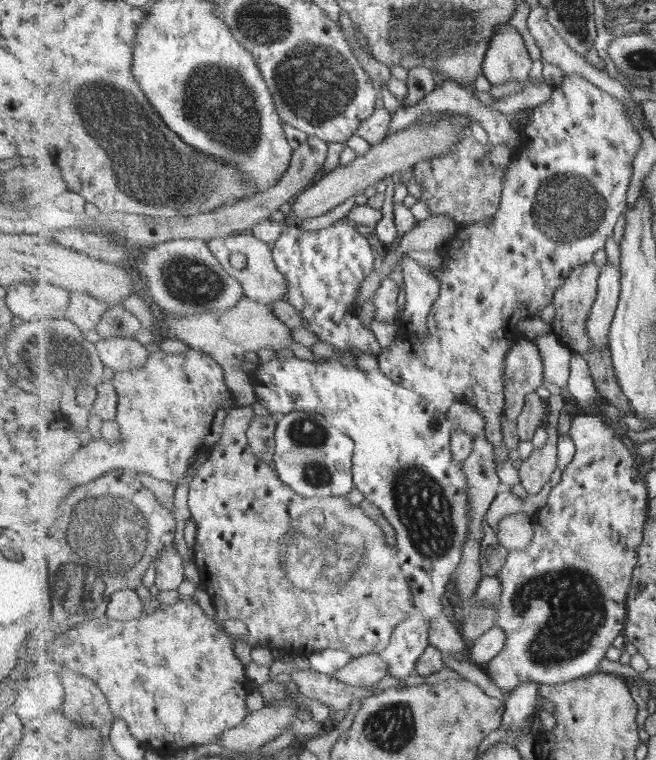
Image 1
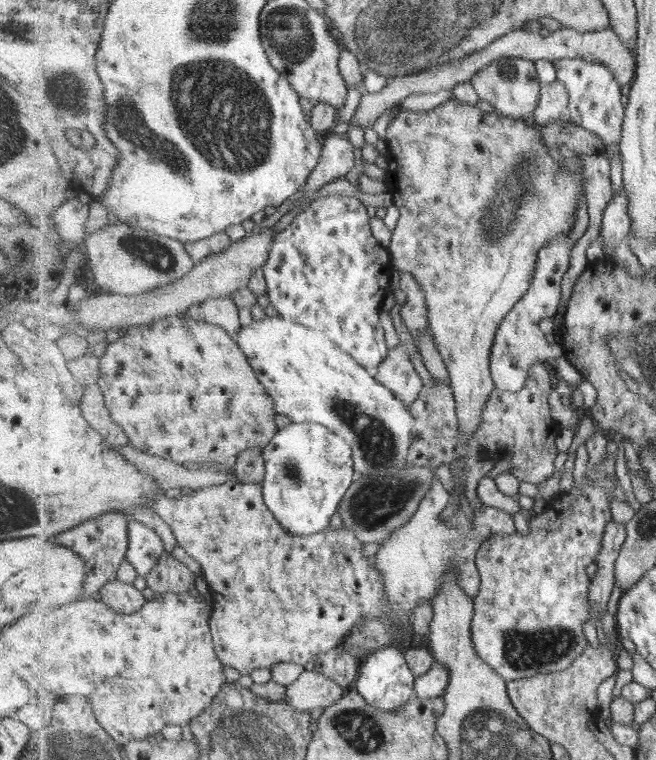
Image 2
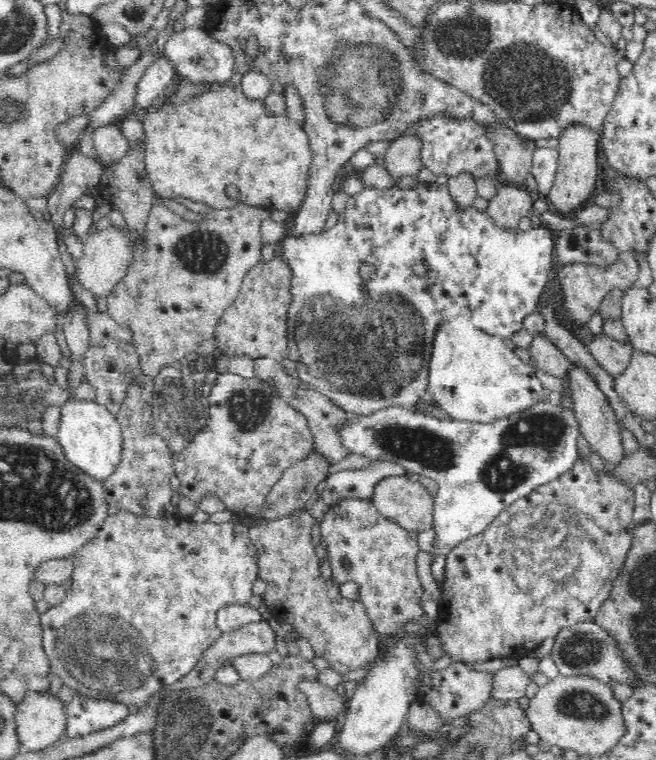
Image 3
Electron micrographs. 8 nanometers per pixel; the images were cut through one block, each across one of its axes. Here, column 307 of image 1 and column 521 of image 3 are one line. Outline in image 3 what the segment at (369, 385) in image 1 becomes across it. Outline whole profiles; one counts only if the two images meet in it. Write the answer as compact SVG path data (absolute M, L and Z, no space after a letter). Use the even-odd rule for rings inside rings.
M466 316L444 320L433 331L427 375L428 393L449 419L492 423L531 408L544 398L533 363L523 362L498 335L476 328Z

